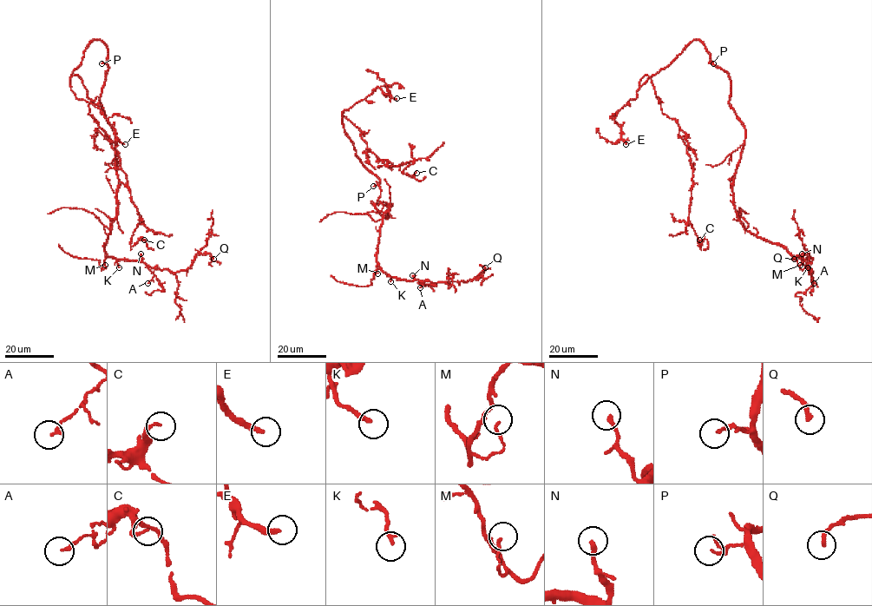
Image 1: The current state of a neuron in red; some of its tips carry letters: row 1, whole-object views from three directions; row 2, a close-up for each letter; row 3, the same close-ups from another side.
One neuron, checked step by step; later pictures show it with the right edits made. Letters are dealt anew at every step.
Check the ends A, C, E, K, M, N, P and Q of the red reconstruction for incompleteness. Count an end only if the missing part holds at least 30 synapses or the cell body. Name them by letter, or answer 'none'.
E

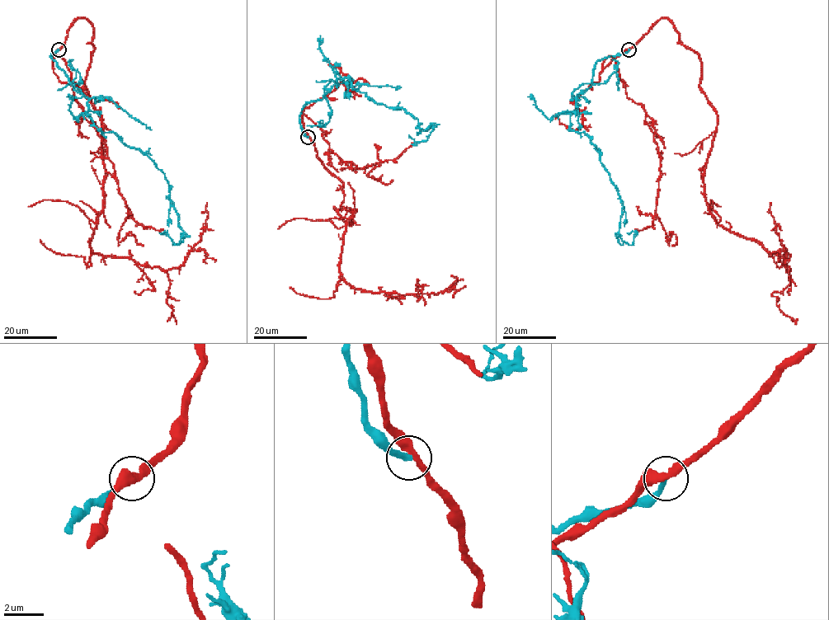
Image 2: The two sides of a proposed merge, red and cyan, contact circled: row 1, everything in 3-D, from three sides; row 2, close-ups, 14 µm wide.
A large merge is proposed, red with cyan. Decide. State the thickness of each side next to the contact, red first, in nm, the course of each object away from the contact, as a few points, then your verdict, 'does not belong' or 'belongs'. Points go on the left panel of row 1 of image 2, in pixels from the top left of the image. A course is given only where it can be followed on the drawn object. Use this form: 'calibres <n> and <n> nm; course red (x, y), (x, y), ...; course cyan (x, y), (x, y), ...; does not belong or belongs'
calibres 400 and 280 nm; course red (58, 49), (85, 18), (105, 176), (91, 251), (177, 268), (206, 203); course cyan (58, 49), (49, 56), (87, 99), (92, 124), (140, 150), (164, 174), (184, 237), (178, 245), (159, 233); does not belong

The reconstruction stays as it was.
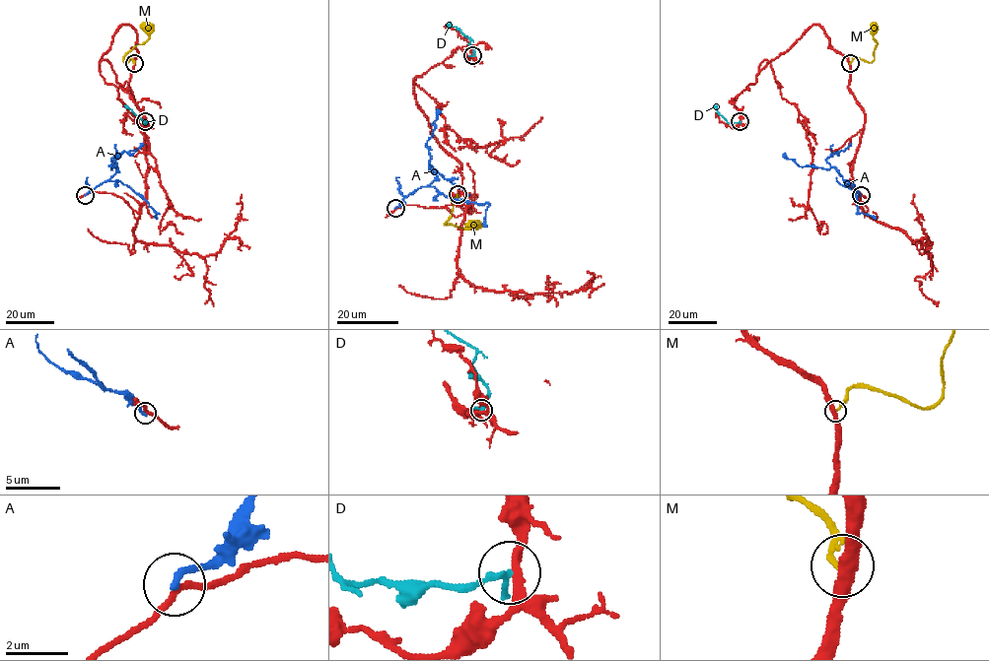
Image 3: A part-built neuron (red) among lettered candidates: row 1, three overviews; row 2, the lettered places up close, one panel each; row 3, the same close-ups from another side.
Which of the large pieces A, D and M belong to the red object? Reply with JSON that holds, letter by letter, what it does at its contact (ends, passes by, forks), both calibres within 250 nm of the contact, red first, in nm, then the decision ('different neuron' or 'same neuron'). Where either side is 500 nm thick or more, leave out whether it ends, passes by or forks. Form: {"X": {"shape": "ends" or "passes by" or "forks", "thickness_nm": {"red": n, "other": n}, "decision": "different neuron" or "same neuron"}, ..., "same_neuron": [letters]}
{"A": {"shape": "ends", "thickness_nm": {"red": 180, "other": 240}, "decision": "different neuron"}, "D": {"shape": "ends", "thickness_nm": {"red": 280, "other": 280}, "decision": "different neuron"}, "M": {"shape": "ends", "thickness_nm": {"red": 400, "other": 190}, "decision": "same neuron"}, "same_neuron": ["M"]}

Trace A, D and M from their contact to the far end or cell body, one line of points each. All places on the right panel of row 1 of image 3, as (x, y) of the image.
A: (860, 194), (844, 180), (853, 186), (856, 213), (875, 219)
D: (741, 121), (727, 121), (716, 104)
M: (850, 63), (854, 58), (869, 62), (874, 60), (877, 44), (873, 38), (875, 23)

